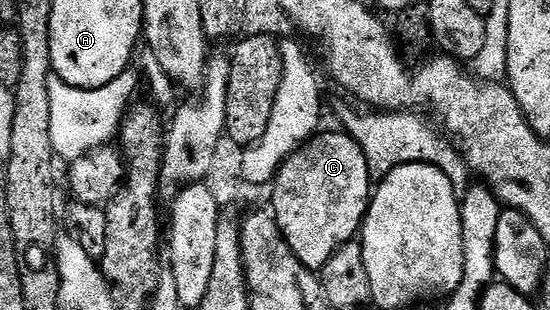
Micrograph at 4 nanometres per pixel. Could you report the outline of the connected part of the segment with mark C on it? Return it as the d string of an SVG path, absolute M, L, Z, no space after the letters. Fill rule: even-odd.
M320 131L296 148L292 156L279 165L273 187L270 189L270 207L273 209L276 226L281 230L289 250L293 250L295 257L312 270L323 269L325 262L333 258L337 249L360 235L363 219L367 217L367 208L371 205L373 195L373 177L361 146L352 136L347 135L346 131L338 131Z

